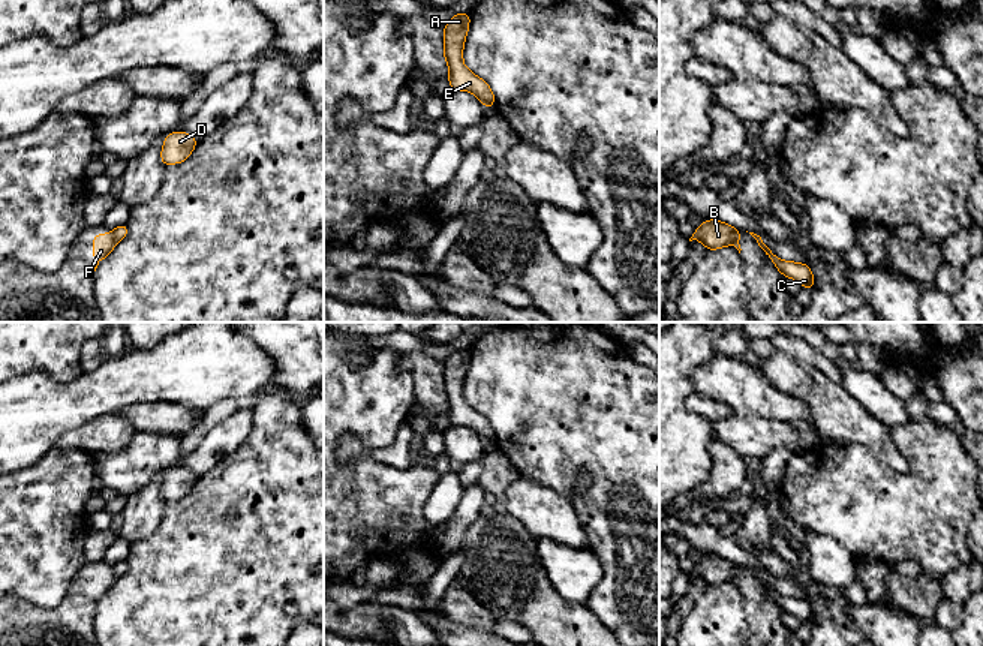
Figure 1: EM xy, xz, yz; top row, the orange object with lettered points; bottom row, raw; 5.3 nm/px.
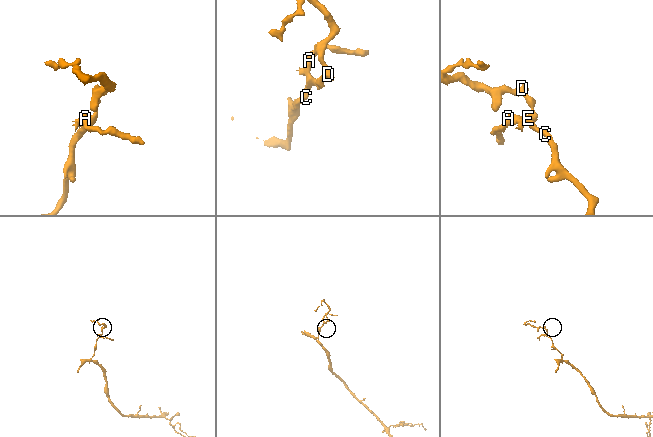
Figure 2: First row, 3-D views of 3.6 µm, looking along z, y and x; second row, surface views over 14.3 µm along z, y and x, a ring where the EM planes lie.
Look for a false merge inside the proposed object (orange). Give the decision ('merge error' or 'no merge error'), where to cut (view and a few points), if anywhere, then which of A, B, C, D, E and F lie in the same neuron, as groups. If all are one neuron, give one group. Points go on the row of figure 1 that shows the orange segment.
merge error; cut in xy along (111, 231), (117, 242); A B C D E / F

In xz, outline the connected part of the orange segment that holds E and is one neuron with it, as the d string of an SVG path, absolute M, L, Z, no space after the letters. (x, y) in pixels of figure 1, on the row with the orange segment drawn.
M468 12L456 13L444 27L444 52L450 67L450 90L474 93L481 103L492 109L494 94L490 85L463 64L463 45L468 36L471 16Z

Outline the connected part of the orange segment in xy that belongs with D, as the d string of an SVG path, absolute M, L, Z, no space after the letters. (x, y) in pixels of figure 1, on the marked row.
M171 132L165 136L160 159L163 165L184 162L196 147L198 141L186 132Z

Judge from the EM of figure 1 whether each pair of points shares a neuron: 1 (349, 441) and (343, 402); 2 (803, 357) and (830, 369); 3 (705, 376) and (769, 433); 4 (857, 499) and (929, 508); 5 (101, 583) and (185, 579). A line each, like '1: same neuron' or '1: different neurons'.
1: different neurons
2: same neuron
3: different neurons
4: same neuron
5: different neurons

